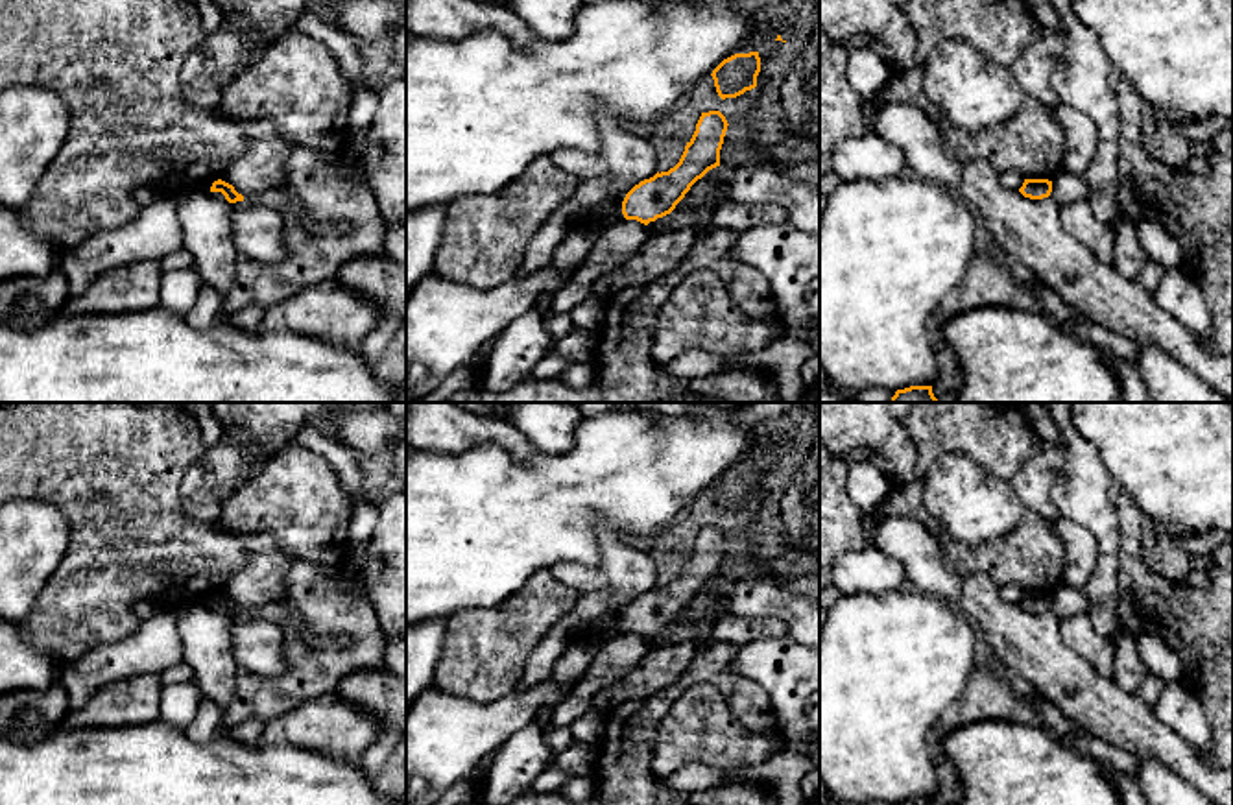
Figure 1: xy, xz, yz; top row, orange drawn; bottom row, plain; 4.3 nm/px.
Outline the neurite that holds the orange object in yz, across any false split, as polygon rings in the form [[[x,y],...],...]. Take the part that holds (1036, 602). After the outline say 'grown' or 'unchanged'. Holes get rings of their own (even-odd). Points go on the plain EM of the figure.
[[[1024,593],[1019,606],[1030,613],[1043,613],[1048,611],[1052,606],[1052,595],[1048,593]]]; unchanged

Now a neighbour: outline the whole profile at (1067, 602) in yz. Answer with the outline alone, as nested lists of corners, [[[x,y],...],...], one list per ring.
[[[1059,585],[1052,593],[1052,606],[1050,611],[1059,619],[1065,620],[1074,615],[1083,615],[1089,611],[1089,600],[1083,589],[1072,589]]]

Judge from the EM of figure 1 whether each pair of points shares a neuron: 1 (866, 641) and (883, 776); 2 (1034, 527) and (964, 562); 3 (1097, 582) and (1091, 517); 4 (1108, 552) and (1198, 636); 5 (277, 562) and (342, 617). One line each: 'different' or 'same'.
1: same
2: same
3: same
4: different
5: different

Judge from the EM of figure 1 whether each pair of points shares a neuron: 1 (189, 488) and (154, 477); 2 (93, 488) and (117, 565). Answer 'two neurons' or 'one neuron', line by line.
1: two neurons
2: one neuron

